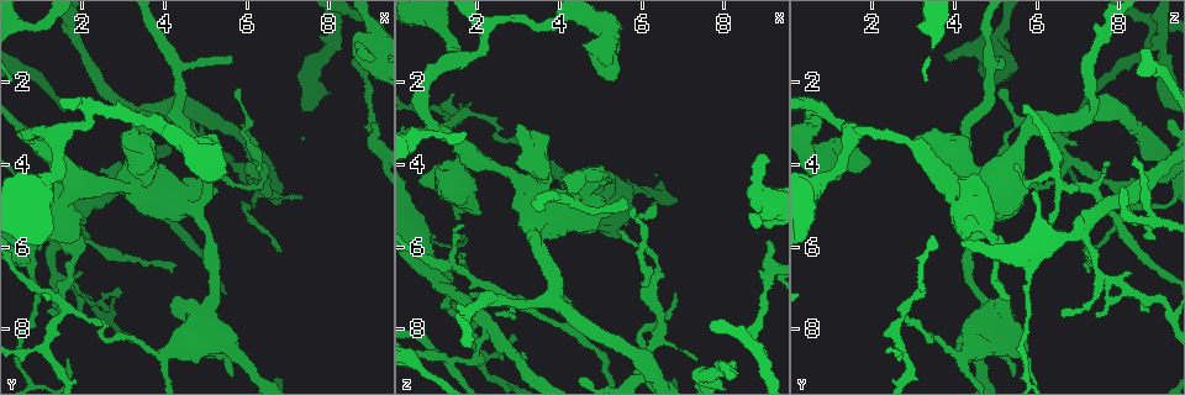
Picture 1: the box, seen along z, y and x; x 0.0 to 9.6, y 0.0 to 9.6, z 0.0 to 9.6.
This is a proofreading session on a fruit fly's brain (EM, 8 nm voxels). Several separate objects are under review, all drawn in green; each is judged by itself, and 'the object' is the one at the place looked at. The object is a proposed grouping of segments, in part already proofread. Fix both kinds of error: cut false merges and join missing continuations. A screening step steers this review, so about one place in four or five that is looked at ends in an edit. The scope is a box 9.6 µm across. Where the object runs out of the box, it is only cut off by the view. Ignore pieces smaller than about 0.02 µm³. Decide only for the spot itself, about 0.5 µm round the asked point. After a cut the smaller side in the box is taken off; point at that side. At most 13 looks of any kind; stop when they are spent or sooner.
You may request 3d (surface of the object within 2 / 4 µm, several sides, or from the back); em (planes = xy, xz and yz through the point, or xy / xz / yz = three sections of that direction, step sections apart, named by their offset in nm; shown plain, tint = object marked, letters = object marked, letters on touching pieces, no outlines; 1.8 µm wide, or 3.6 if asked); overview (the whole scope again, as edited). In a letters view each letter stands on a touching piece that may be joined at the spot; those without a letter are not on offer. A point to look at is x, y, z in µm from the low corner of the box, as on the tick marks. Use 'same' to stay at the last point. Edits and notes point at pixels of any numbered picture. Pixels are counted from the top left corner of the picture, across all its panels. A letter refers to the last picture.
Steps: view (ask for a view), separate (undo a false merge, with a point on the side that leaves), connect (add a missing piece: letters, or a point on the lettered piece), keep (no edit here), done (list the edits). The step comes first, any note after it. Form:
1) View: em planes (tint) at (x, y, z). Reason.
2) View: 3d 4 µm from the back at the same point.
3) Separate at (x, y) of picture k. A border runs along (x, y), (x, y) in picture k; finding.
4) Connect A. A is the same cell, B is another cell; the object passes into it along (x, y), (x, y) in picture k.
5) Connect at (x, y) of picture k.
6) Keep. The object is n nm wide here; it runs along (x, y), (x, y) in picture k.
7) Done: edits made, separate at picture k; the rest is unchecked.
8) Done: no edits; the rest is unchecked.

View: em xz step 8 (tint) at (1.35, 6.70, 7.60).

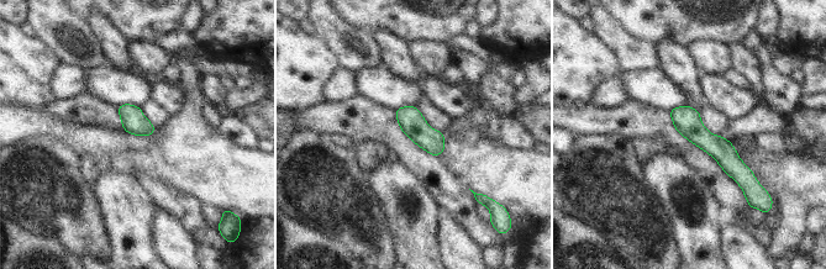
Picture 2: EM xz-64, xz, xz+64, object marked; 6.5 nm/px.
View: em planes (letters) at the same point. Another direction.

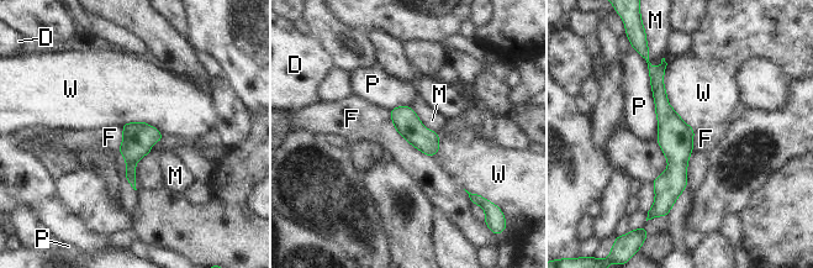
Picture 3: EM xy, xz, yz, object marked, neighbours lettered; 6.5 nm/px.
Keep. D, F, M, P and W are other cells; a border runs along (389, 111), (392, 126), (431, 157) in picture 3; one neuron here.

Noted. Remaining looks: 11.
View: em xy step 16 (letters) at (4.25, 6.60, 7.20). Thin end.

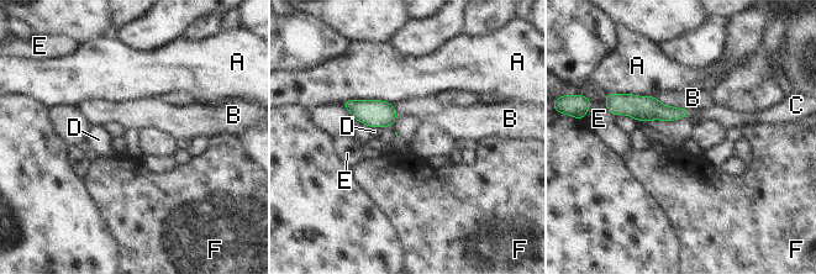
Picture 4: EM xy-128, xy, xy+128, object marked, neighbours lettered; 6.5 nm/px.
Connect C. C is the same cell, A, B, D, E and F are other cells; the object passes into it along (646, 107), (684, 109), (717, 112) in picture 4; it goes on there.

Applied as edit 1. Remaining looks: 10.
View: em planes (tint) at (3.15, 3.45, 3.50).

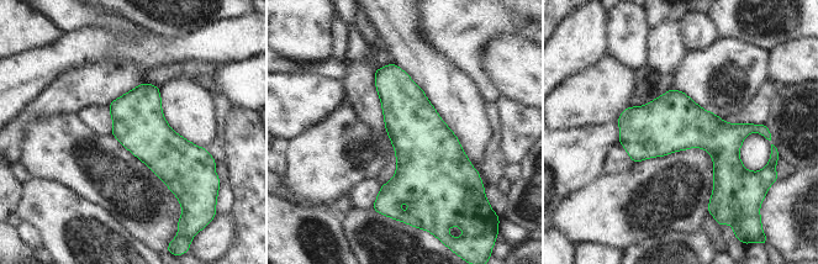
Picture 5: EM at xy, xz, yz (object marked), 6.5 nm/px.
View: em planes (letters) at the same point. See the neighbours.

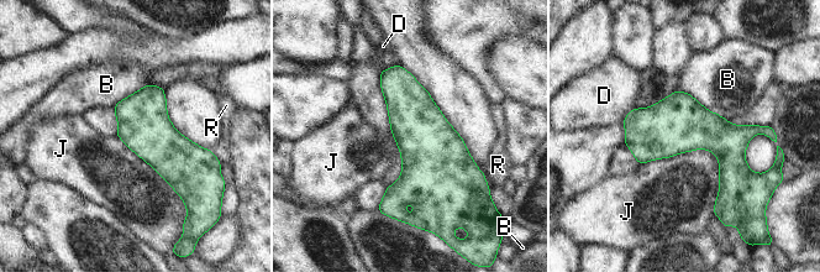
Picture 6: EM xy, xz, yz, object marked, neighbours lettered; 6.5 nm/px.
Keep. The object is 340 nm wide here; B, D, J and R are other cells; one neuron here.

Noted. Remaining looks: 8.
View: 3d 4 µm at (5.40, 3.70, 1.80). Free end.

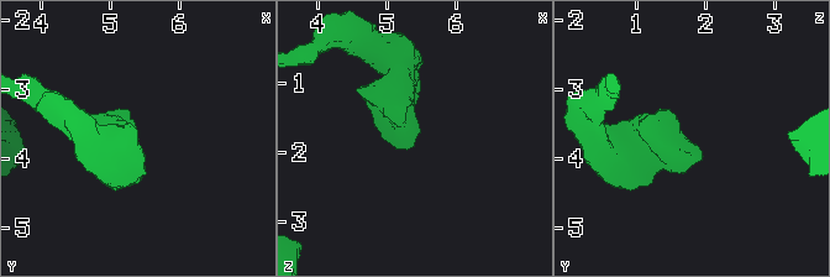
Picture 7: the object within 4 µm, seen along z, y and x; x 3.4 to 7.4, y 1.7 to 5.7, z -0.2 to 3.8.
View: em 3.6 µm xy step 8 (tint) at (5.35, 3.75, 1.90). Need the tissue.

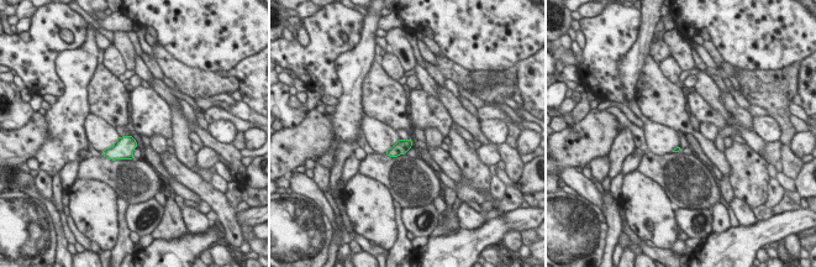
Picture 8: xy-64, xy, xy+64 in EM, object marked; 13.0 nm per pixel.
View: em 3.6 µm planes (letters) at the same point.

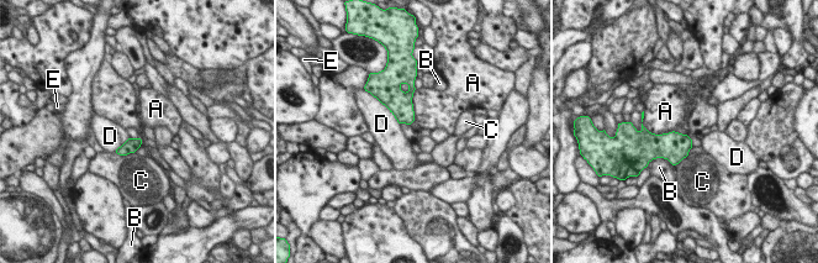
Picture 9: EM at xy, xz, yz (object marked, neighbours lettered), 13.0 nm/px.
Keep. The longest contact is with A, 380 nm; A, B, C, D and E are other cells; a border runs along (381, 104), (392, 114), (399, 124) in picture 9; no lettered piece goes on from it.

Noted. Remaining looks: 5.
View: 3d 4 µm at (5.55, 1.45, 4.85). Branch stops here.

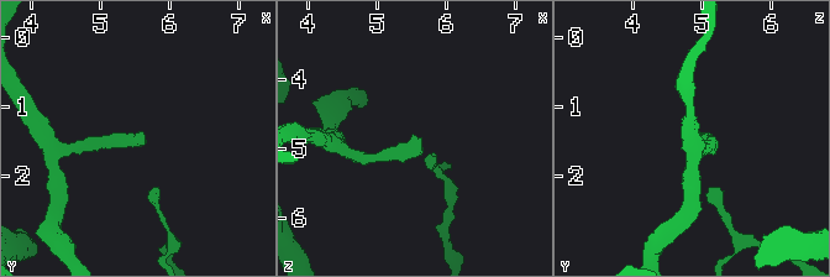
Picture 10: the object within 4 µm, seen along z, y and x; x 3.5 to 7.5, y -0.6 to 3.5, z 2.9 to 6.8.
View: em planes (letters) at (5.65, 1.55, 4.80). Need the tissue.

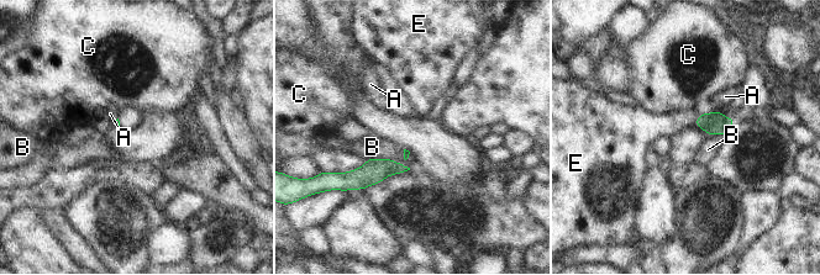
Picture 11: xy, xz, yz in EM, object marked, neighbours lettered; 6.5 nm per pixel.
Connect E. E is the same cell, A, B and C are other cells; the object passes into it along (713, 123), (698, 119), (668, 123) in picture 11; the neuron continues.

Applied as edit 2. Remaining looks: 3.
Done: edits made, connect at picture 4, connect at picture 11; the rest is unchecked.

